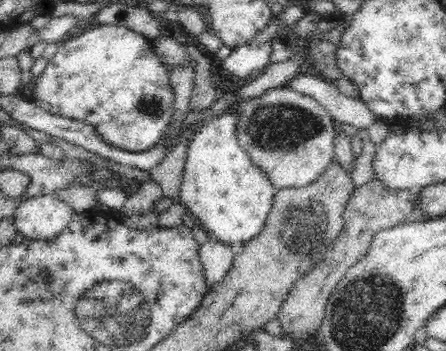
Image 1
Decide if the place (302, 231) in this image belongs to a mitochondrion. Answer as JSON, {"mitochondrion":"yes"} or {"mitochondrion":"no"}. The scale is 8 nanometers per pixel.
{"mitochondrion":"yes"}

